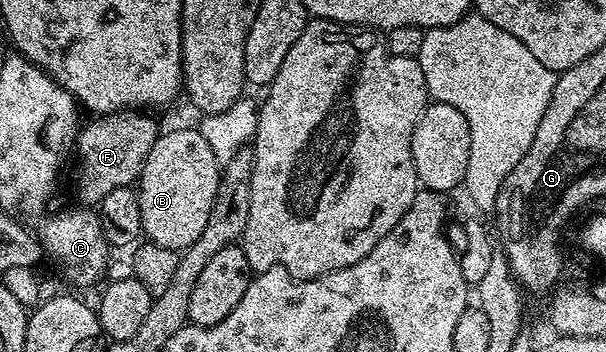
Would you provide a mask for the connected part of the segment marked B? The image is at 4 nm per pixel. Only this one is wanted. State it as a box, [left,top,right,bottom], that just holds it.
[136,127,221,250]

